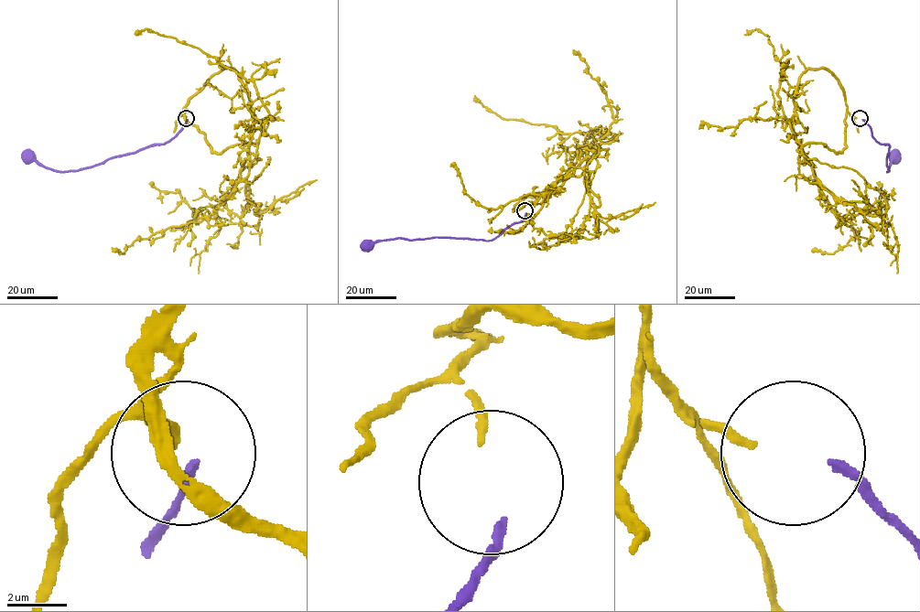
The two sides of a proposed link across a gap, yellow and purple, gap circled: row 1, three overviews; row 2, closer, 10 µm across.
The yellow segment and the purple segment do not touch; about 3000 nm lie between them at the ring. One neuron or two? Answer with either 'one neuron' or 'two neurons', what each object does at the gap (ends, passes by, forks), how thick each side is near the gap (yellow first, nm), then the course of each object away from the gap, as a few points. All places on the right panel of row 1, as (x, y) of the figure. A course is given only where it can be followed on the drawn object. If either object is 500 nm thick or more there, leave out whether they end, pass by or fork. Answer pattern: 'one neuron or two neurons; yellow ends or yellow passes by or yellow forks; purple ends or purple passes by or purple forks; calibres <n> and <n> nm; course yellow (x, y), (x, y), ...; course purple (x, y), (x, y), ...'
one neuron; yellow ends; purple ends; calibres 280 and 300 nm; course yellow (856, 118), (846, 111), (841, 151), (820, 143), (803, 146), (829, 208), (859, 232), (833, 253), (816, 248); course purple (862, 119), (870, 126), (872, 136), (890, 146), (887, 171), (892, 155)

